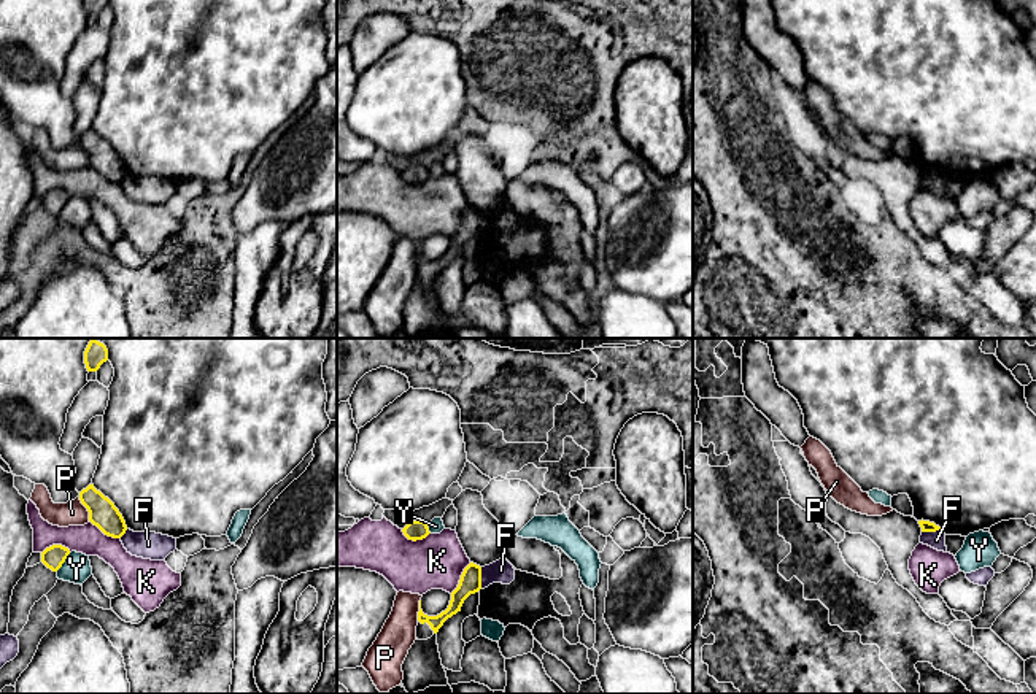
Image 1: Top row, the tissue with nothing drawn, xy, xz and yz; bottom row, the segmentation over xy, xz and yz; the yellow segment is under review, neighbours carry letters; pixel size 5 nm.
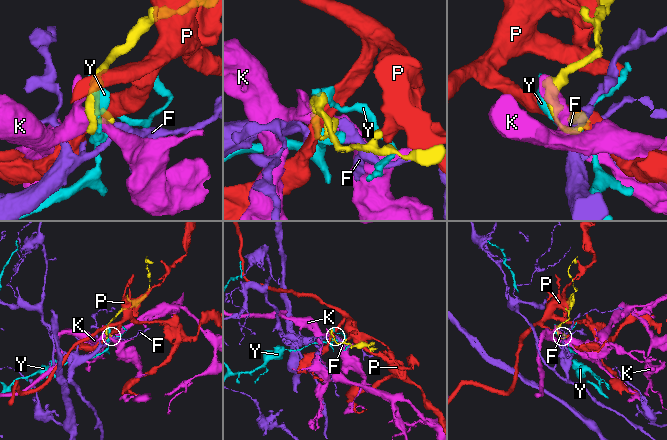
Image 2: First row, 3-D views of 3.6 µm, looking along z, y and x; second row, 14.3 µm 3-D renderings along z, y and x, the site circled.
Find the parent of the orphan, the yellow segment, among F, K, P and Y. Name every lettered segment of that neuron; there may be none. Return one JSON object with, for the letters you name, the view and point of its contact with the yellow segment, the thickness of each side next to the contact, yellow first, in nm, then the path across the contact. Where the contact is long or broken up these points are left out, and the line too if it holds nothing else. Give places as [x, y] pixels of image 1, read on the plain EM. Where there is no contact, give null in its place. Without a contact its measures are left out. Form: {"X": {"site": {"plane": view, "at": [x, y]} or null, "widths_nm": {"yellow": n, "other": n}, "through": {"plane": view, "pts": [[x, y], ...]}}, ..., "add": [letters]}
{"add": []}

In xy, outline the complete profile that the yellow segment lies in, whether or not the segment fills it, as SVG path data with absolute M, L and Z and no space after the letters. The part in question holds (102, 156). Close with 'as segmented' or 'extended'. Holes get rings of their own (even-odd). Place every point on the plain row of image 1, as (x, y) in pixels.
M94 129L79 137L79 145L89 156L89 165L105 179L121 183L126 178L127 170L122 159Z; as segmented

